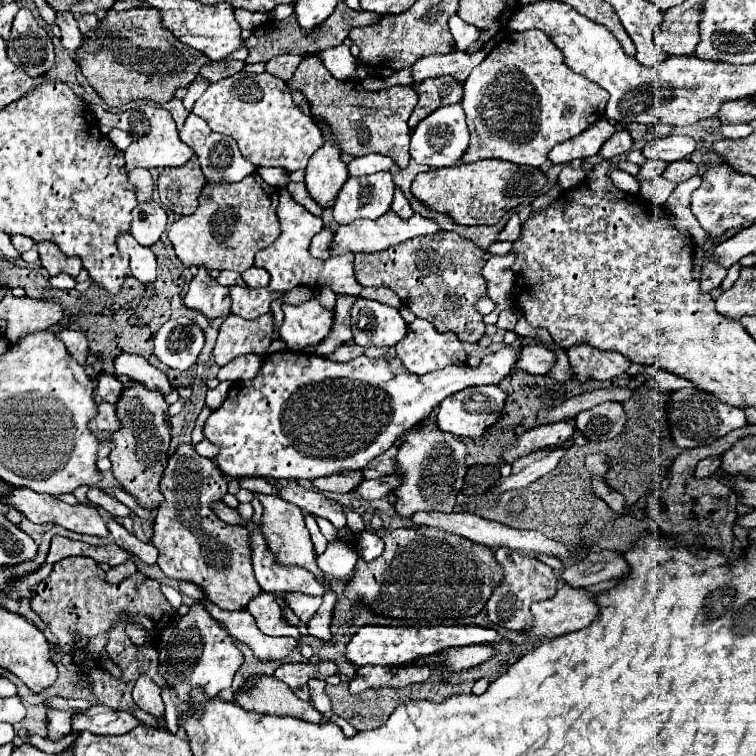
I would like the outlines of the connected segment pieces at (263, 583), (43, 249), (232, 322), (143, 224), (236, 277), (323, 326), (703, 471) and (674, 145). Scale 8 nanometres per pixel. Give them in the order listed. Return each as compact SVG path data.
M250 529L252 564L255 578L265 592L305 592L311 596L323 596L325 586L301 566L283 566L267 546L267 540L258 529Z
M41 242L41 244L37 244L37 248L39 248L41 264L49 272L49 276L69 274L75 278L81 272L81 260L79 258L65 258L61 254L61 250L57 250L57 246L53 246L53 242Z
M263 314L257 320L243 320L241 316L227 316L219 328L219 338L213 348L217 366L229 364L241 354L265 356L273 342L273 316Z
M153 200L147 204L139 204L133 210L131 236L141 246L153 246L161 238L165 224L167 224L167 214L159 204L155 204Z
M223 270L223 272L219 274L217 282L219 282L221 286L243 286L243 284L245 284L243 278L241 278L241 274L231 272L231 270Z
M311 298L299 306L283 302L281 308L285 312L285 320L279 334L291 350L303 350L309 344L319 344L327 338L333 326L333 310L323 308L317 298Z
M709 456L709 458L701 460L701 462L697 464L697 478L707 478L707 476L713 476L715 472L719 472L719 466L721 466L719 456Z
M671 134L655 142L649 142L643 148L643 154L645 158L661 158L665 162L677 162L677 160L685 160L687 156L691 156L695 150L695 144L697 142L691 136Z

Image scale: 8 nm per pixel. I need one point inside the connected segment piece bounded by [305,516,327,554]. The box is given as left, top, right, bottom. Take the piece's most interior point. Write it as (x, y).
(319, 541)

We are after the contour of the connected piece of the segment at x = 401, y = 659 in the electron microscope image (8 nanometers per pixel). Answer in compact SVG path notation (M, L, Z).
M361 626L359 632L351 638L345 650L345 658L353 666L407 666L423 656L439 654L447 648L471 646L471 644L493 644L499 634L493 628L479 626L421 626L421 628L391 628L391 626Z

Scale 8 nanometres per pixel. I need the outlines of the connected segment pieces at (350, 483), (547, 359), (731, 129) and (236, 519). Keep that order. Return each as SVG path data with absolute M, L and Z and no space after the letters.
M341 472L341 474L333 474L333 476L325 476L325 478L313 478L311 484L313 488L321 490L321 492L351 492L357 488L357 484L361 482L361 472Z
M539 344L521 346L521 354L515 362L515 370L523 370L527 374L545 374L555 364L555 354Z
M721 124L717 128L717 132L723 138L743 138L743 136L749 136L753 132L753 128L749 124Z
M215 502L213 510L215 510L215 514L217 514L223 522L227 522L227 524L241 524L241 526L247 526L247 524L249 524L249 522L245 522L245 520L239 516L239 512L237 512L235 508L229 508L229 506L223 504L223 502Z

